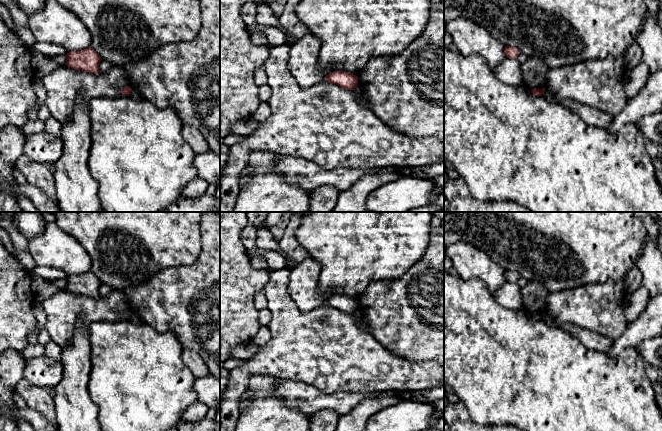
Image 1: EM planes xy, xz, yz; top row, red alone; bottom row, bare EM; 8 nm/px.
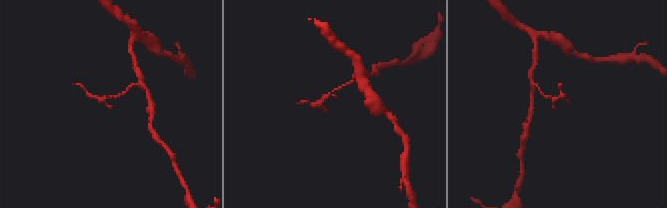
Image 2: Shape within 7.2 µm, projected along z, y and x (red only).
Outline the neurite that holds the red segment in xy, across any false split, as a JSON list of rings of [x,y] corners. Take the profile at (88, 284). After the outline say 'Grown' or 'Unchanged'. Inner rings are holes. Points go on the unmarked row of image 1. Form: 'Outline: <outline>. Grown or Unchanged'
Outline: [[[91,270],[81,275],[69,275],[65,281],[68,291],[94,298],[101,297],[99,287],[102,282]]]. Unchanged

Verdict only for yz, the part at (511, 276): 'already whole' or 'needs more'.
already whole

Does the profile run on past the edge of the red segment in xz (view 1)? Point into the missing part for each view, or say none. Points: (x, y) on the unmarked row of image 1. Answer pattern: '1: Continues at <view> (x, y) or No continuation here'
1: No continuation here

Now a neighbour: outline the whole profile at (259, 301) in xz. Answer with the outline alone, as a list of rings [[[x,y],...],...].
[[[262,290],[255,295],[253,304],[258,310],[267,308],[267,301]]]

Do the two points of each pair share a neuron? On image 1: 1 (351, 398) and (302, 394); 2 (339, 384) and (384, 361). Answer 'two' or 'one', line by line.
1: one
2: one

